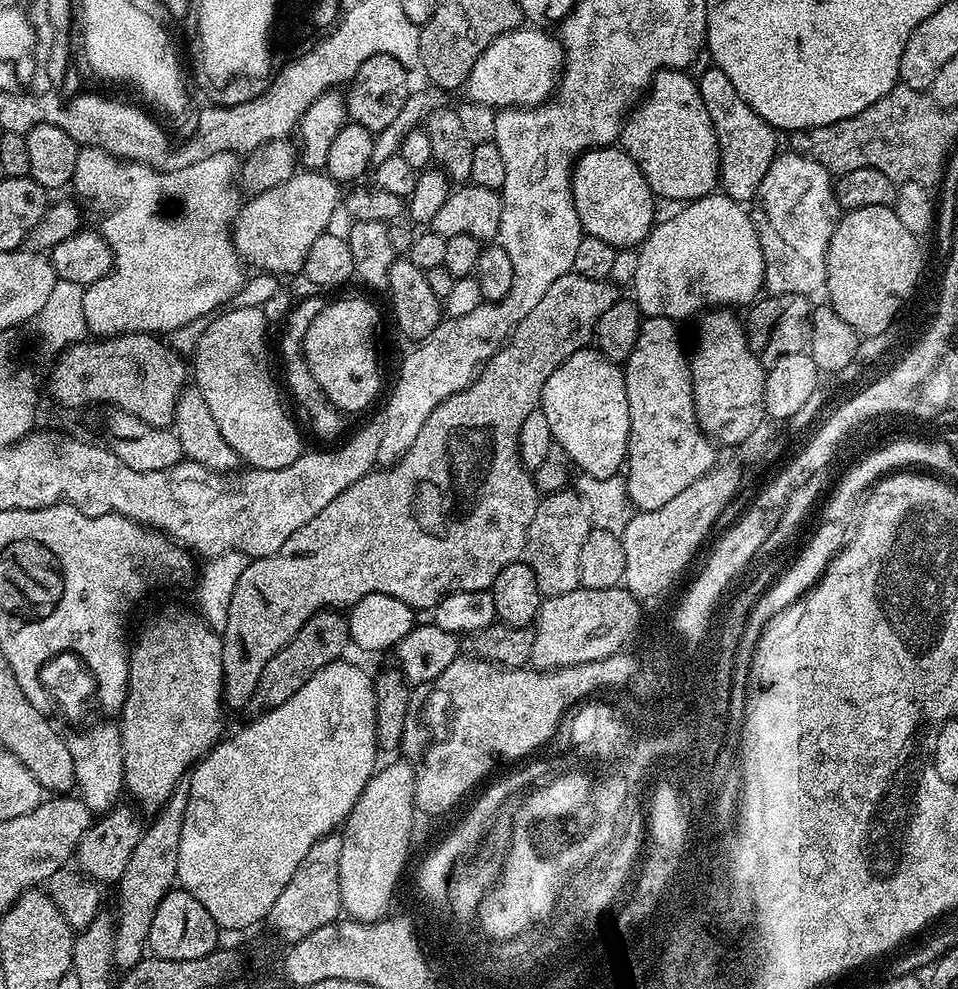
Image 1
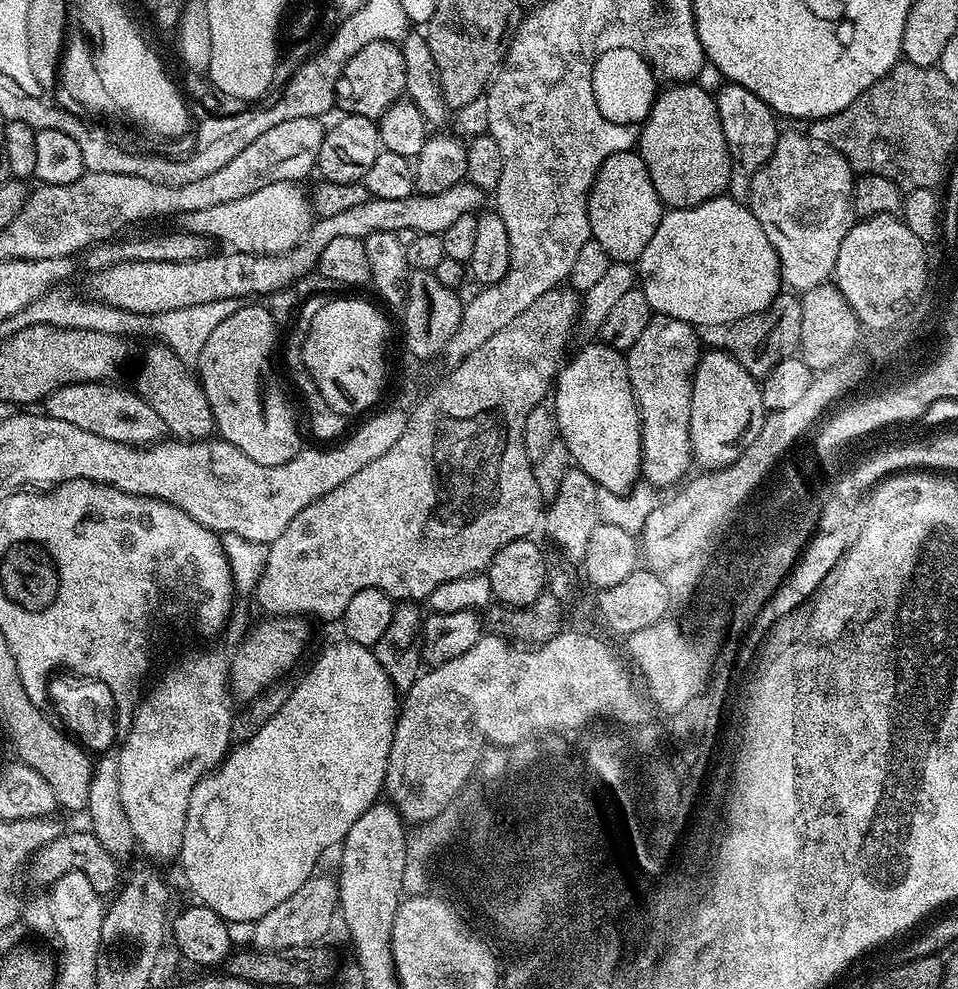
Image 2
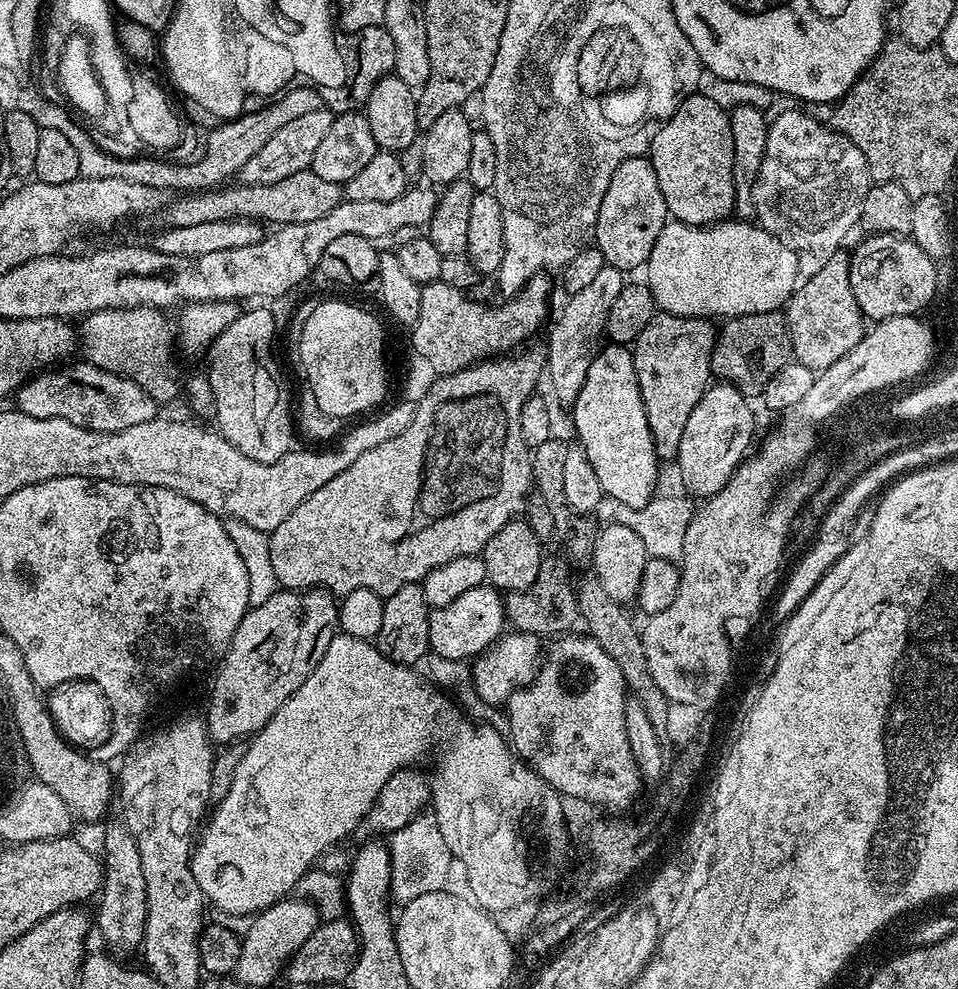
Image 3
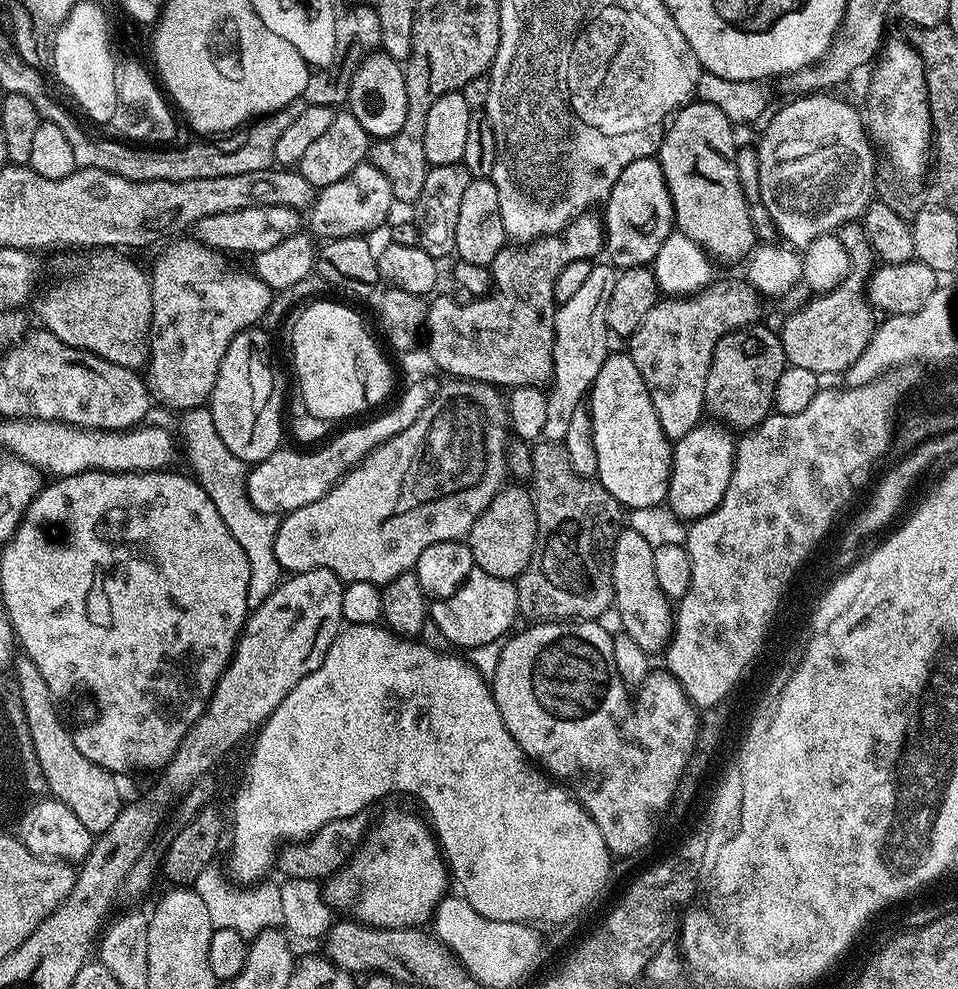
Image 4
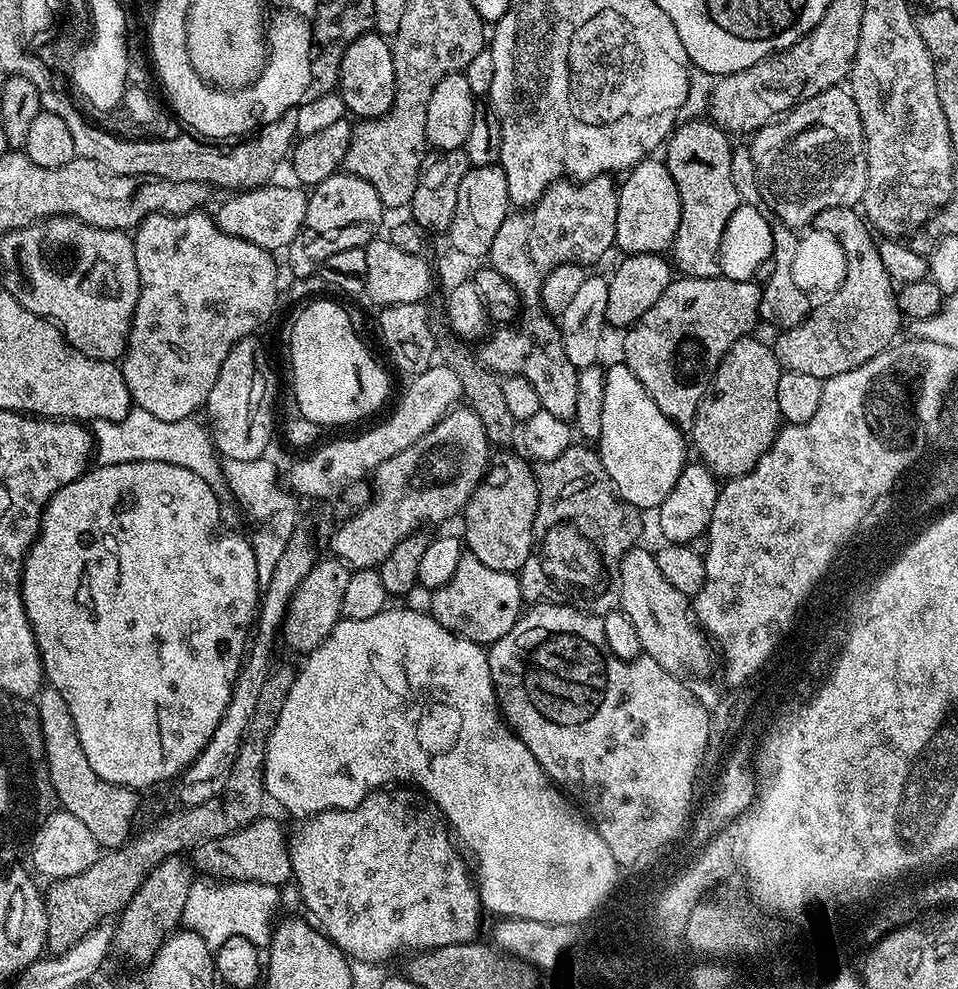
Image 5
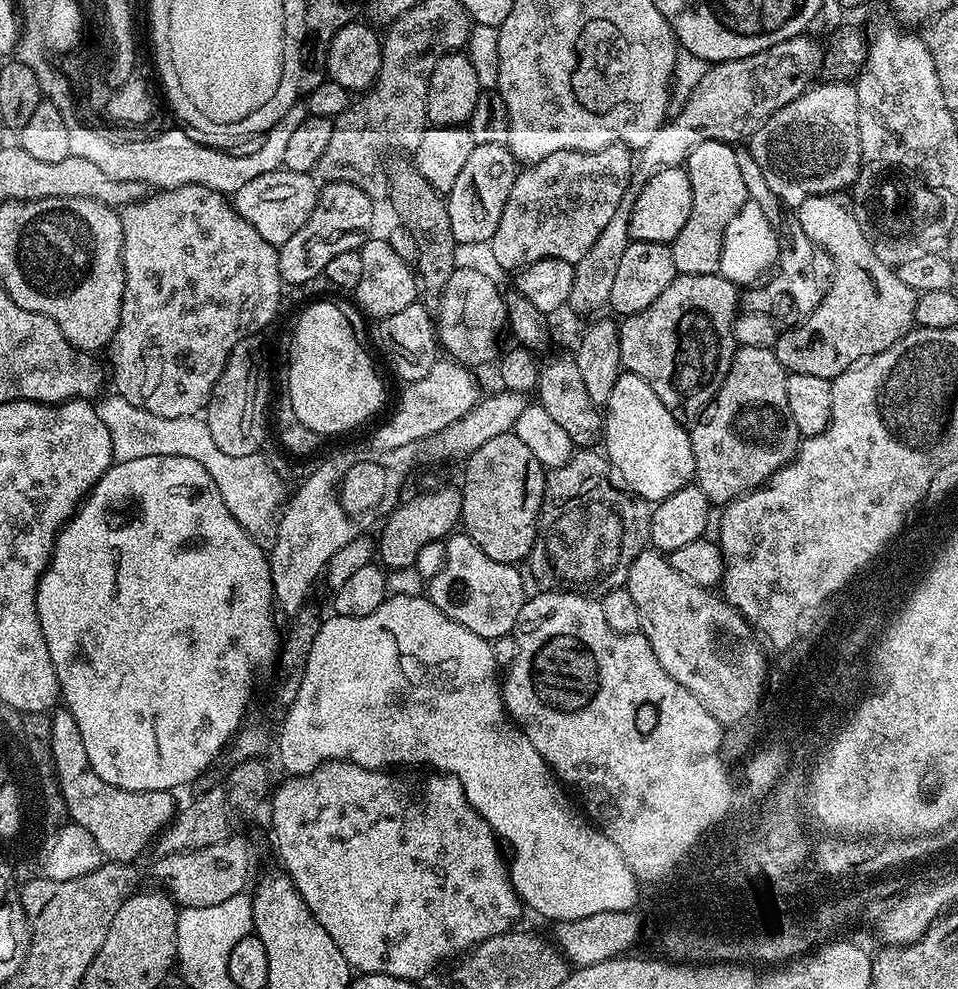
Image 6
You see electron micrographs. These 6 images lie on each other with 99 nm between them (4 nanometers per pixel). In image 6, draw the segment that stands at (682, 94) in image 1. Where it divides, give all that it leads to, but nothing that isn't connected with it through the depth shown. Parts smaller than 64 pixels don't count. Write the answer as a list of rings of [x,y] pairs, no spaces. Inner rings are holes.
[[[717,140],[702,142],[702,146],[690,150],[686,167],[694,203],[690,206],[686,226],[682,226],[682,234],[670,245],[674,266],[681,276],[715,276],[720,271],[719,258],[722,256],[726,226],[750,197],[746,182],[742,182],[742,174],[738,171],[736,148],[731,144]]]

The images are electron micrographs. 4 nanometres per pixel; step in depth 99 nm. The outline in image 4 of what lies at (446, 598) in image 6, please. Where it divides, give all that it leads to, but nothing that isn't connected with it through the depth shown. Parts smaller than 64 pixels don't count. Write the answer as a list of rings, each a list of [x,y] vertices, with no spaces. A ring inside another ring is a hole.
[[[475,567],[451,598],[431,601],[430,624],[456,647],[453,649],[484,648],[495,640],[503,641],[513,631],[512,623],[518,620],[519,611],[515,583],[494,578],[494,574],[486,574]]]

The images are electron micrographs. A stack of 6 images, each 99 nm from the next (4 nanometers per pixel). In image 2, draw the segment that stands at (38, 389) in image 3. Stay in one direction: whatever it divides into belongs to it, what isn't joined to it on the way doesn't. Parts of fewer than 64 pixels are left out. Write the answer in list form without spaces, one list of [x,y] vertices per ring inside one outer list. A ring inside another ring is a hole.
[[[116,382],[64,386],[48,396],[46,407],[47,415],[55,420],[70,422],[70,426],[78,426],[78,430],[90,430],[90,434],[98,434],[110,442],[147,446],[159,441],[166,432],[162,418],[154,414],[139,391],[119,388]]]

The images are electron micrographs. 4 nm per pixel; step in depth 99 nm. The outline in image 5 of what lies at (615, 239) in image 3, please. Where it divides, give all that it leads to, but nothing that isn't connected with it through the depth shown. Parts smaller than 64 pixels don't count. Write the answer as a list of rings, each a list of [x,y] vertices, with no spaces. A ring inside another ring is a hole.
[[[649,158],[641,160],[635,168],[631,169],[623,177],[618,188],[618,224],[616,226],[617,249],[621,248],[621,253],[633,256],[634,254],[650,254],[658,252],[667,253],[672,246],[672,240],[676,237],[678,222],[680,221],[680,188],[674,186],[672,172],[663,159]]]

